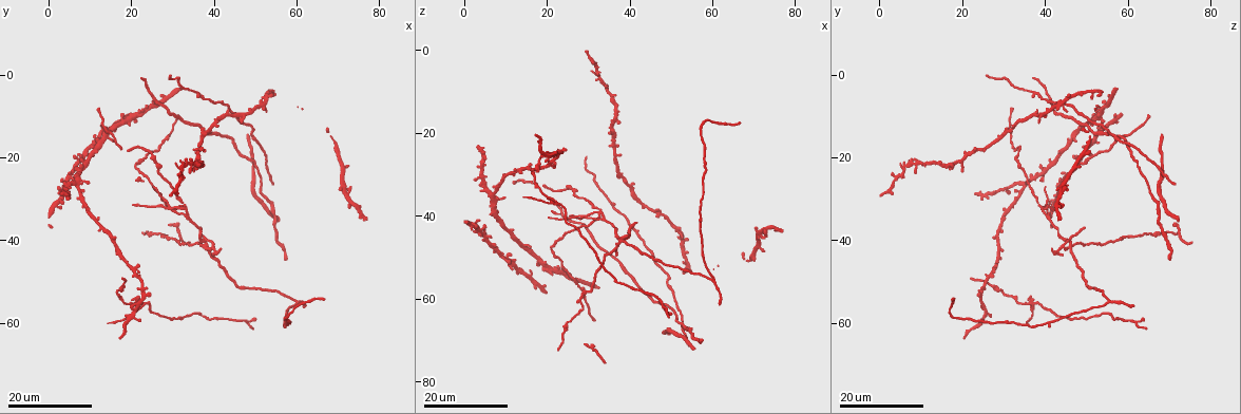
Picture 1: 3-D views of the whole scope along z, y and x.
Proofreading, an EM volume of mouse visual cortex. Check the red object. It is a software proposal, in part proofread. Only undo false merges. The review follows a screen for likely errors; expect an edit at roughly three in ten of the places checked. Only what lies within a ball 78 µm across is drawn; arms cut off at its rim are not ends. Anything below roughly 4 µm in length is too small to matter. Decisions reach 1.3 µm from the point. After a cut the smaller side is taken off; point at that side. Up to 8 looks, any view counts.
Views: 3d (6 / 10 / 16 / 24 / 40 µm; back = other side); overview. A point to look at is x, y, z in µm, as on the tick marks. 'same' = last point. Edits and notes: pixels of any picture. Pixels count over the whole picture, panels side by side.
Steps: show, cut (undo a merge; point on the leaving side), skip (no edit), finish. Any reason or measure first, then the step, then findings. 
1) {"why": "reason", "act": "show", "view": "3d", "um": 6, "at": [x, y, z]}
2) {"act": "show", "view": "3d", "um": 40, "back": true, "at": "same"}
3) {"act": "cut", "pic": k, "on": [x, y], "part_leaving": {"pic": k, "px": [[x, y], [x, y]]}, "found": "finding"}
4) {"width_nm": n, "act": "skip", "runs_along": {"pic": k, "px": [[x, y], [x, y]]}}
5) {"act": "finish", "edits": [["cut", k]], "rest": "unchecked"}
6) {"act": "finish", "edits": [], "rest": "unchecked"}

{"why": "three arms meet", "act": "show", "view": "3d", "um": 16, "at": [54.0, 32.5, 68.0]}

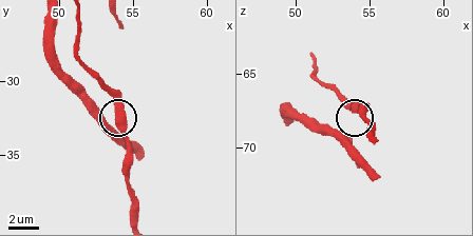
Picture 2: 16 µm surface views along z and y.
{"why": "zoom in", "act": "show", "view": "3d", "um": 10, "at": [54.2, 33.0, 67.4]}

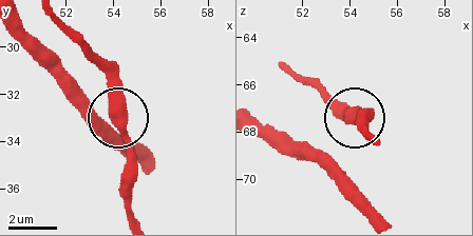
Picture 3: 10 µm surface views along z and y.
{"side_arm_um": 14, "act": "skip", "runs_along": {"pic": 3, "px": [[56, 21], [107, 82], [133, 171]]}, "found": "one neuron here"}

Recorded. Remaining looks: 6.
{"why": "branch point", "act": "show", "view": "3d", "um": 16, "at": [43.0, 9.5, 36.5]}

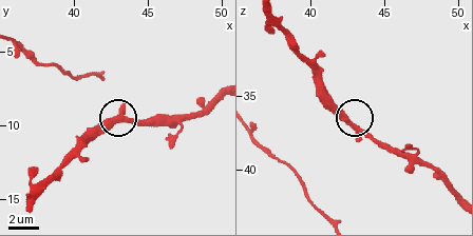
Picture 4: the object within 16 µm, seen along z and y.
{"act": "show", "view": "3d", "um": 10, "at": [43.4, 9.6, 37.2]}

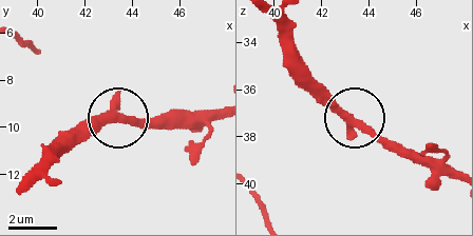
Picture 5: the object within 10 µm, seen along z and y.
{"arms": 3, "act": "skip", "found": "all the same neuron"}

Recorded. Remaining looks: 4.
{"why": "four or more arms meet", "act": "show", "view": "3d", "um": 24, "at": [37.5, 41.5, 46.0]}

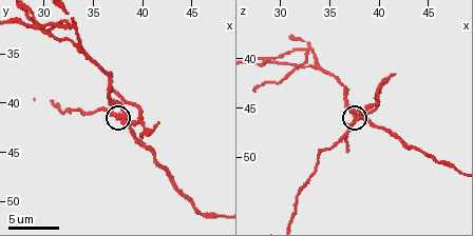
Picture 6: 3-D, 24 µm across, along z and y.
{"act": "show", "view": "3d", "um": 10, "at": [37.8, 41.4, 46.4]}

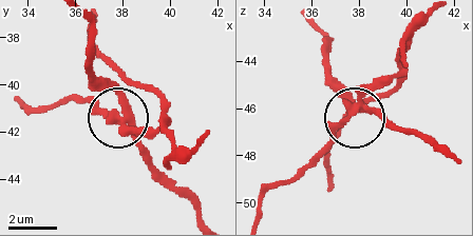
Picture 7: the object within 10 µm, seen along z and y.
{"act": "show", "view": "3d", "um": 10, "back": true, "at": [37.6, 41.4, 46.4]}

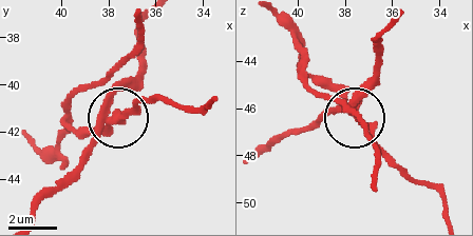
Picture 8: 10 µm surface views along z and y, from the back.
{"width_nm": 270, "act": "cut", "pic": 8, "on": [139, 105], "part_leaving": {"pic": 8, "px": [[114, 119], [145, 101], [199, 107], [211, 101]]}, "found": "two neurons meet here"}

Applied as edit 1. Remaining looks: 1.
{"act": "show", "view": "3d", "um": 10, "at": [49.6, 29.0, 67.6]}

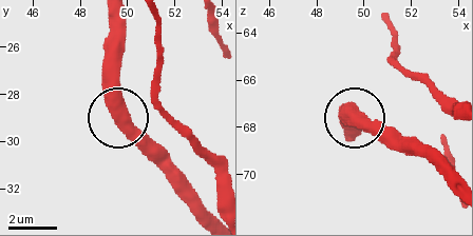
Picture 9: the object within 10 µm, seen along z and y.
{"act": "skip", "found": "one neuron here"}

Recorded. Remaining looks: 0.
{"act": "finish", "edits": [["cut", 8]], "rest": "unchecked"}

